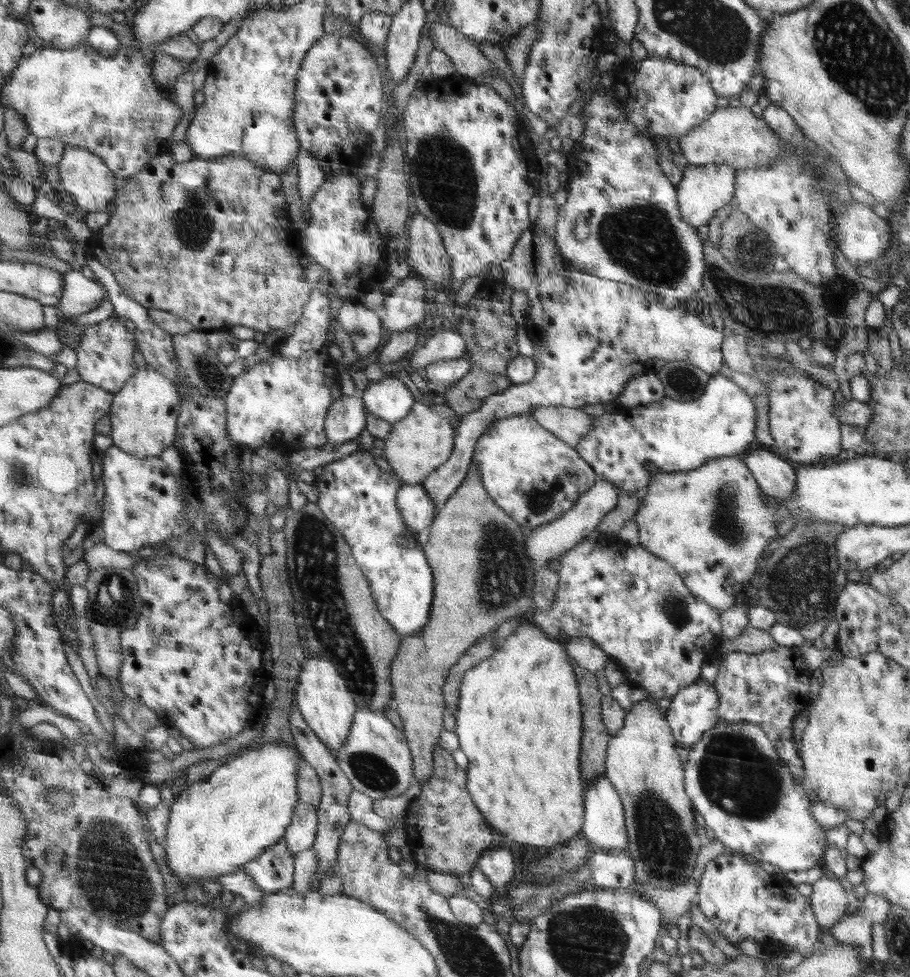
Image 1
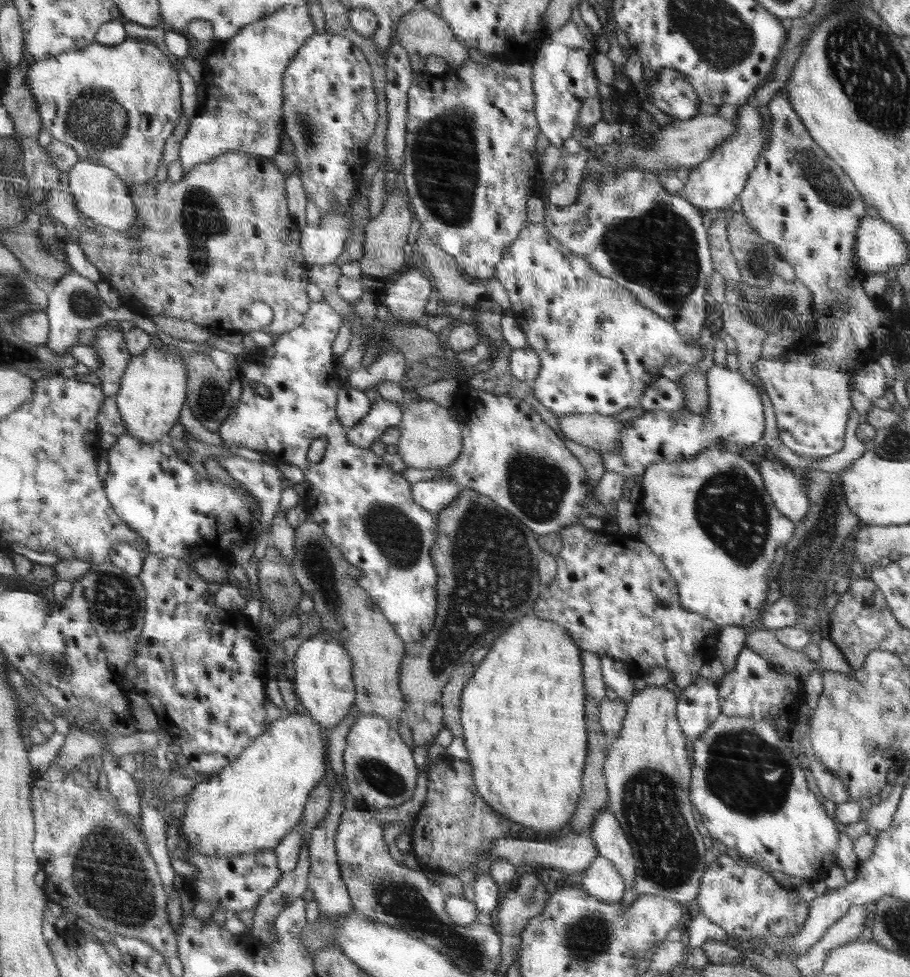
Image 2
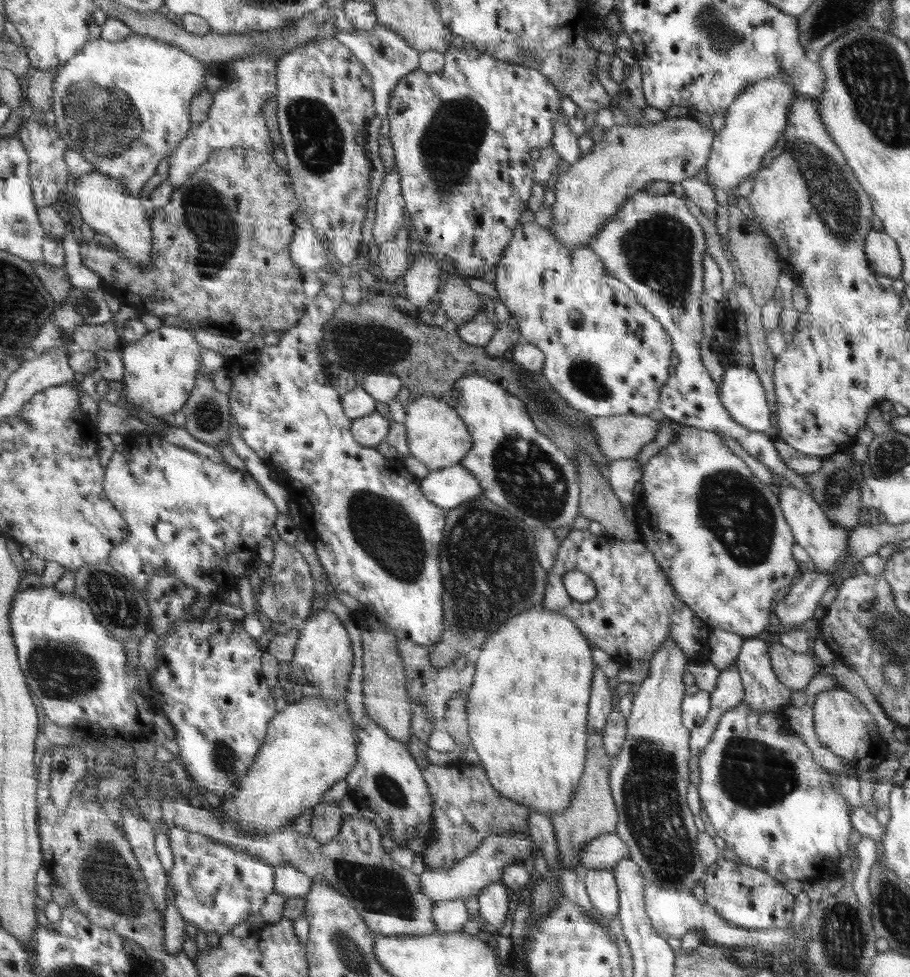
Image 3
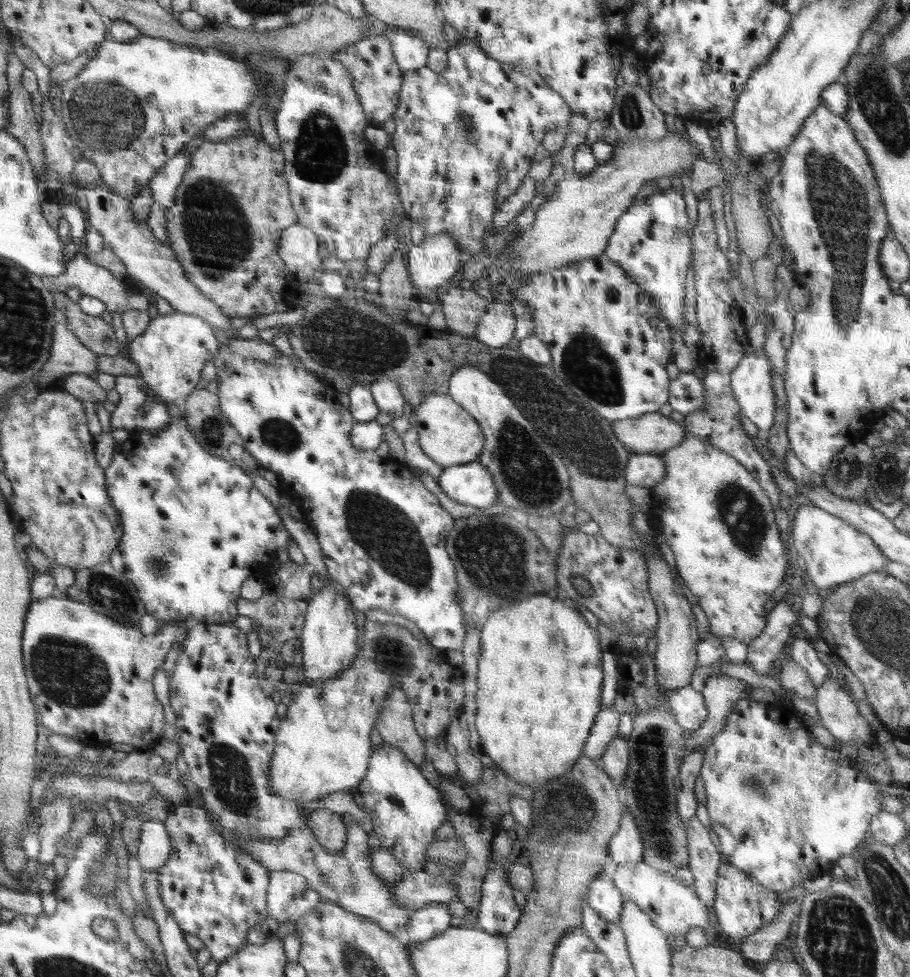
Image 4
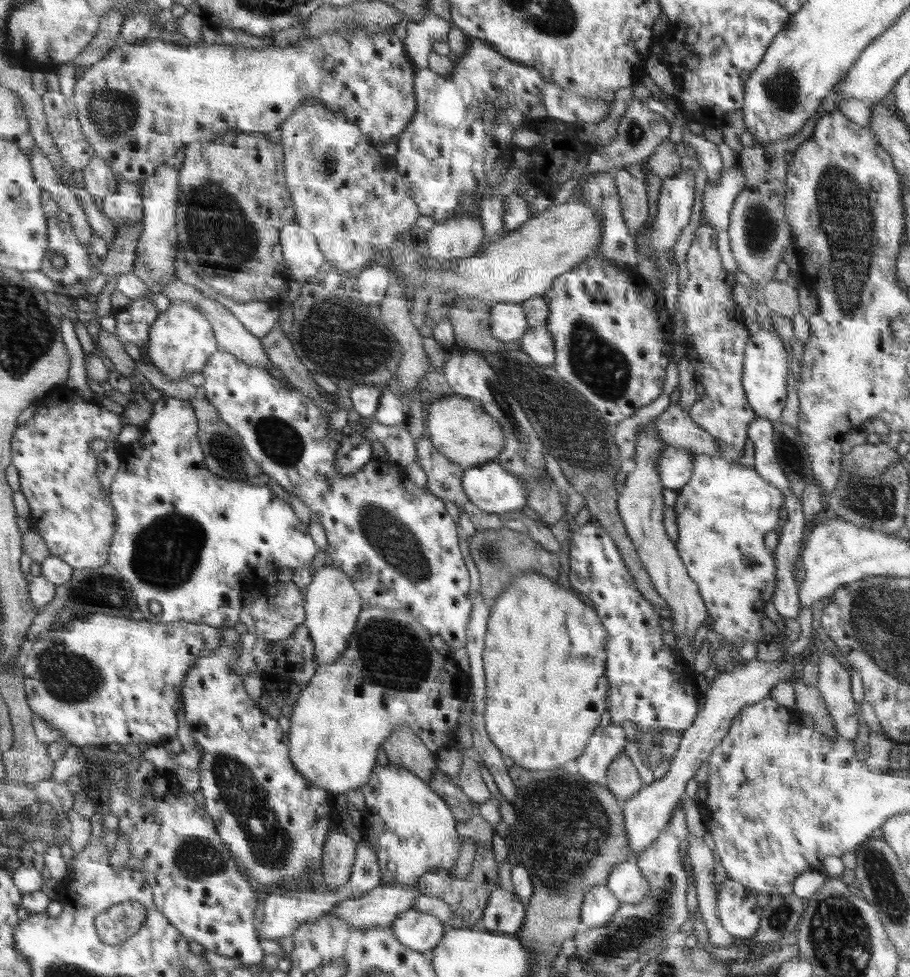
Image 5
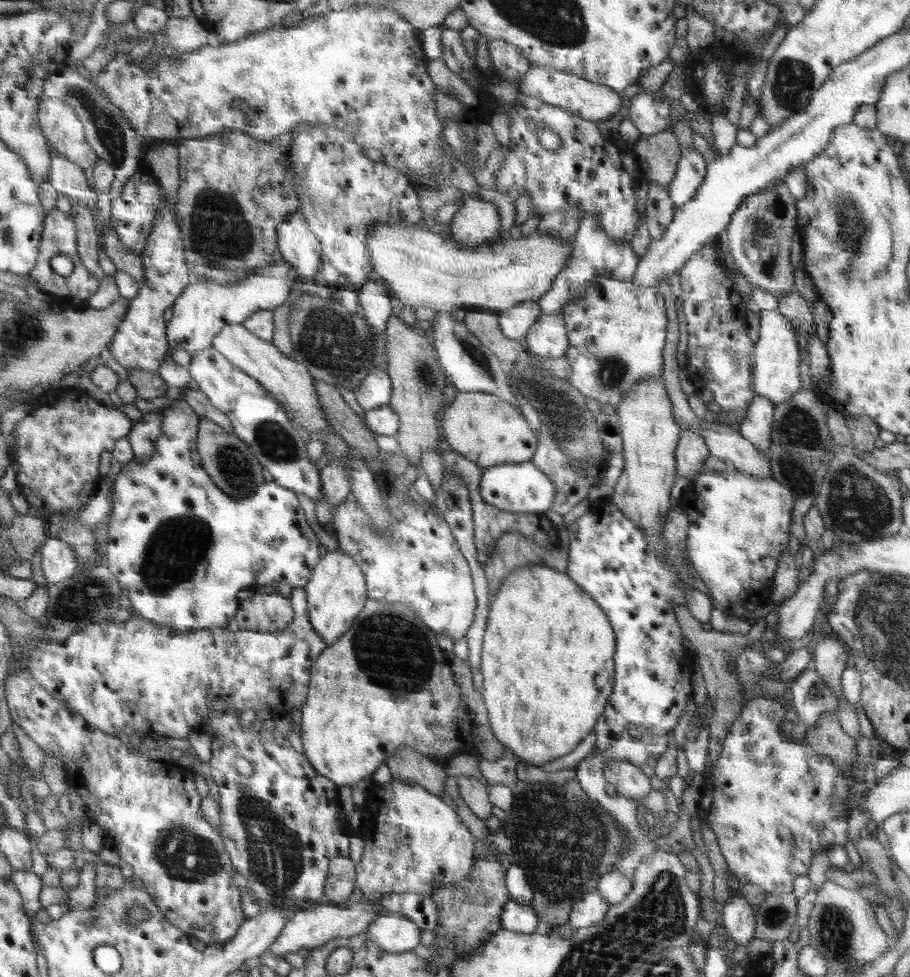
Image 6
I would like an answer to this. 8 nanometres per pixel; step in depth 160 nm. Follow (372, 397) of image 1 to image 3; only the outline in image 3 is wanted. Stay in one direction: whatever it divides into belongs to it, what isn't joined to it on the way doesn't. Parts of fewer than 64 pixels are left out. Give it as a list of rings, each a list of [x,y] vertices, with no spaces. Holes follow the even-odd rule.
[[[377,410],[368,413],[359,419],[353,419],[352,433],[353,437],[361,443],[362,446],[376,447],[384,441],[389,434],[389,420]]]

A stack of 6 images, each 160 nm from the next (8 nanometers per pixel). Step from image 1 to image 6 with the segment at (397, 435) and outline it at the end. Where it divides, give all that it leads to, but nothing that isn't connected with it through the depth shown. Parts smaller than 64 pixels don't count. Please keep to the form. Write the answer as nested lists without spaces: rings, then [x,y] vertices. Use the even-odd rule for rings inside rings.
[[[456,392],[456,398],[444,406],[439,416],[441,417],[441,435],[444,447],[453,454],[460,453],[464,458],[486,468],[502,463],[519,463],[530,461],[537,452],[540,444],[538,436],[528,427],[528,423],[517,406],[504,402],[497,395],[487,392]]]

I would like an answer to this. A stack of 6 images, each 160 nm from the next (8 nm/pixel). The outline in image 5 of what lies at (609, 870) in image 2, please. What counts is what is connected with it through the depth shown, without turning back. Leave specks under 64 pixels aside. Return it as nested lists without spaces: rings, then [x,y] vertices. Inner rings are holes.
[[[605,884],[593,886],[585,894],[581,924],[596,928],[610,923],[621,903]]]

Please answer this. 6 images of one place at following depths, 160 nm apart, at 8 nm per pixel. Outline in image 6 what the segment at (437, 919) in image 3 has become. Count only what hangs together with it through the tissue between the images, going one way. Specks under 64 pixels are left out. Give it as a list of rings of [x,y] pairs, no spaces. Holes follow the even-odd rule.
[[[394,913],[378,914],[362,935],[383,951],[391,953],[414,950],[420,944],[417,923]]]

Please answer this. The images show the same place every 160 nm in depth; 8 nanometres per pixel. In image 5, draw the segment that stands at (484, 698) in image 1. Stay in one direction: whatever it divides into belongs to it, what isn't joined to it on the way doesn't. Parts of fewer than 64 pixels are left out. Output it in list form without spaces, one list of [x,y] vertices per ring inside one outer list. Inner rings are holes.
[[[530,573],[514,577],[509,589],[505,591],[494,602],[491,608],[490,620],[486,631],[485,649],[483,652],[483,669],[485,672],[485,729],[490,740],[498,747],[498,750],[506,756],[510,756],[515,765],[521,766],[526,770],[544,771],[562,767],[568,760],[574,760],[585,752],[586,742],[596,730],[602,714],[606,711],[606,698],[608,698],[608,680],[606,680],[606,650],[604,646],[608,644],[608,634],[596,612],[586,606],[574,589],[567,590],[559,583],[559,580],[551,580],[542,574]]]

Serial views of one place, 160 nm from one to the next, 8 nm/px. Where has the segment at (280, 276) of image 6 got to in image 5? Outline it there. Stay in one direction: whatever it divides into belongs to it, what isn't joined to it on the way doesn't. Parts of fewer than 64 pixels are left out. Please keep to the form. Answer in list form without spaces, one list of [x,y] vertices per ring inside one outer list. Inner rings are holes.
[[[187,300],[172,302],[164,311],[160,312],[149,330],[149,342],[144,346],[143,355],[162,374],[172,381],[186,380],[191,372],[198,372],[205,368],[214,351],[218,350],[218,342],[215,341],[213,325],[204,318],[201,310]]]

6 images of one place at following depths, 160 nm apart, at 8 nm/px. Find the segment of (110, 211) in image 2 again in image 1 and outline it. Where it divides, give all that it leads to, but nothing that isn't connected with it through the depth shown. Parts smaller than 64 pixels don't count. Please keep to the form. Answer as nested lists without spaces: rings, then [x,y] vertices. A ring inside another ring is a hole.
[[[68,145],[64,153],[64,160],[58,168],[61,174],[61,186],[75,196],[78,206],[91,213],[106,210],[108,204],[111,203],[113,206],[111,210],[114,210],[114,196],[117,197],[114,185],[116,178],[109,170],[108,164],[98,155],[95,155],[93,151],[89,151],[85,147]]]

